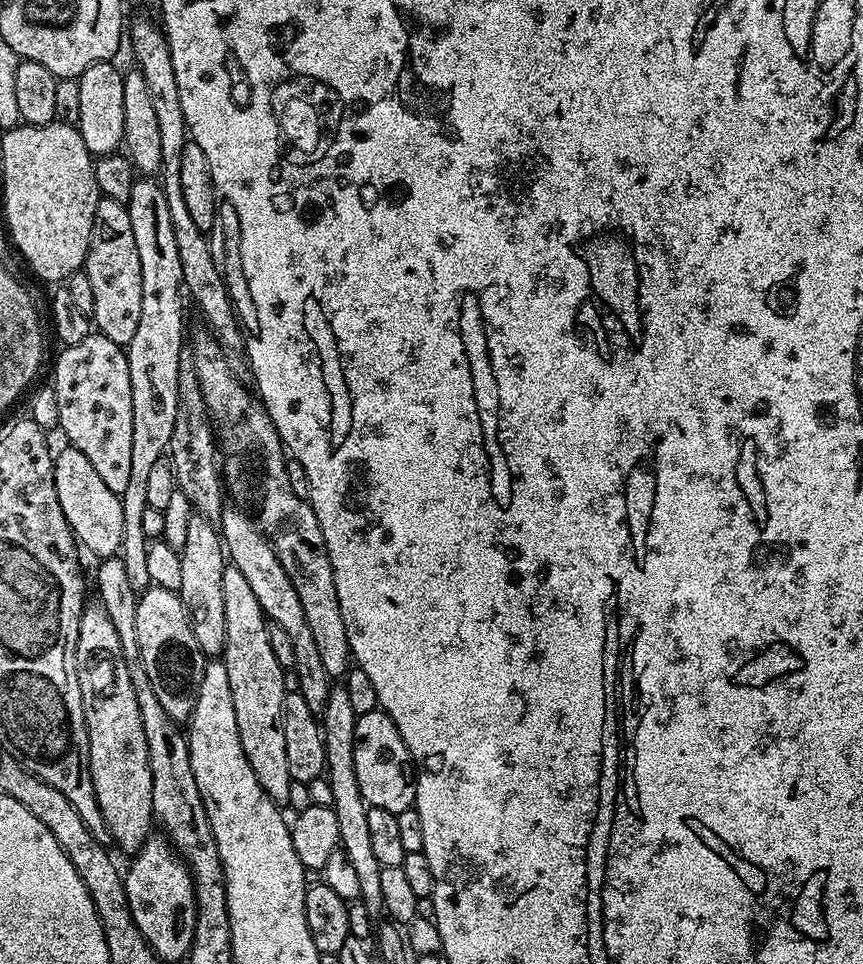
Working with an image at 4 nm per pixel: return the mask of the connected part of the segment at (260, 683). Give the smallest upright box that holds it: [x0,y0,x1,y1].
[222,566,293,802]

